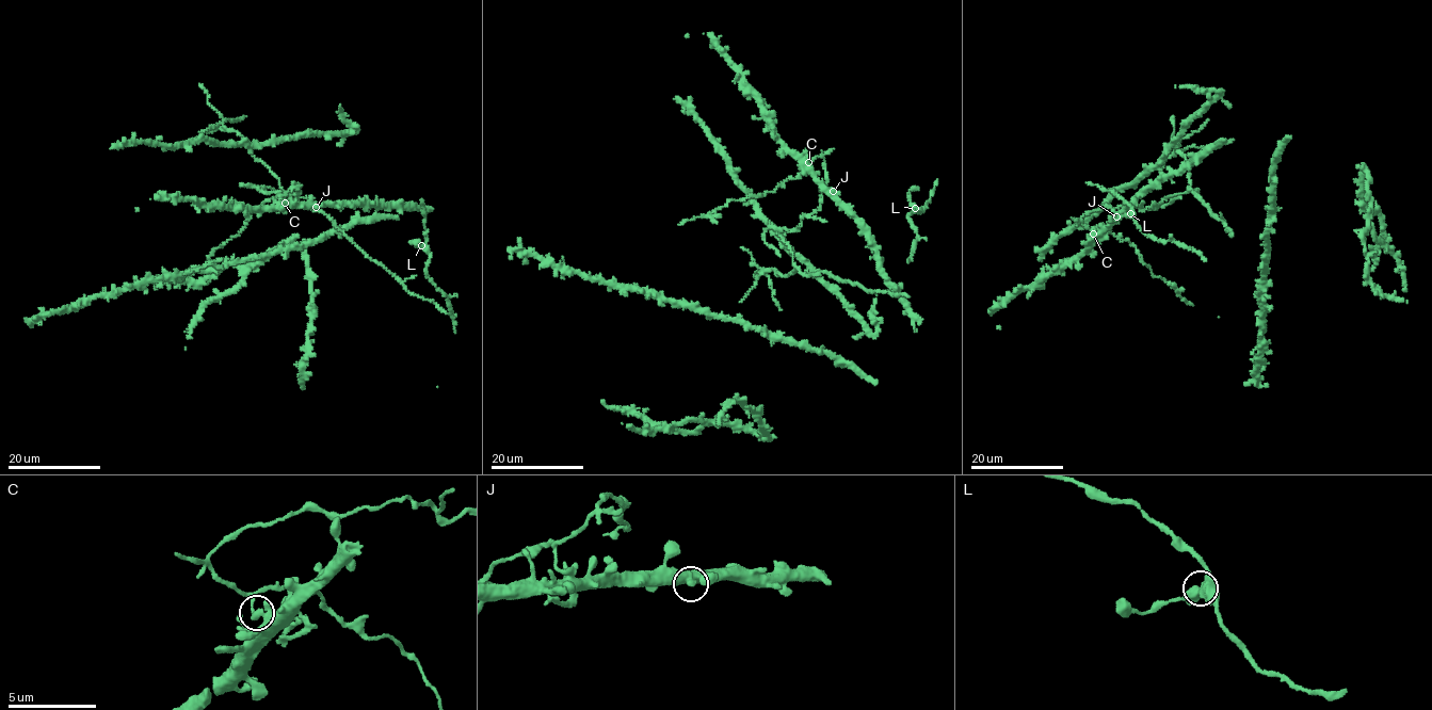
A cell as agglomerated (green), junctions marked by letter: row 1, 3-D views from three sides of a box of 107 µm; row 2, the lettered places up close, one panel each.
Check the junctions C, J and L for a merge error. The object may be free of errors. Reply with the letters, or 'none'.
C

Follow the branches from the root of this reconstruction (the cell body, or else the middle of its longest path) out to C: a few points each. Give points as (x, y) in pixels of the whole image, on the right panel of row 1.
C: (1120, 212), (1100, 231), (1092, 234)

